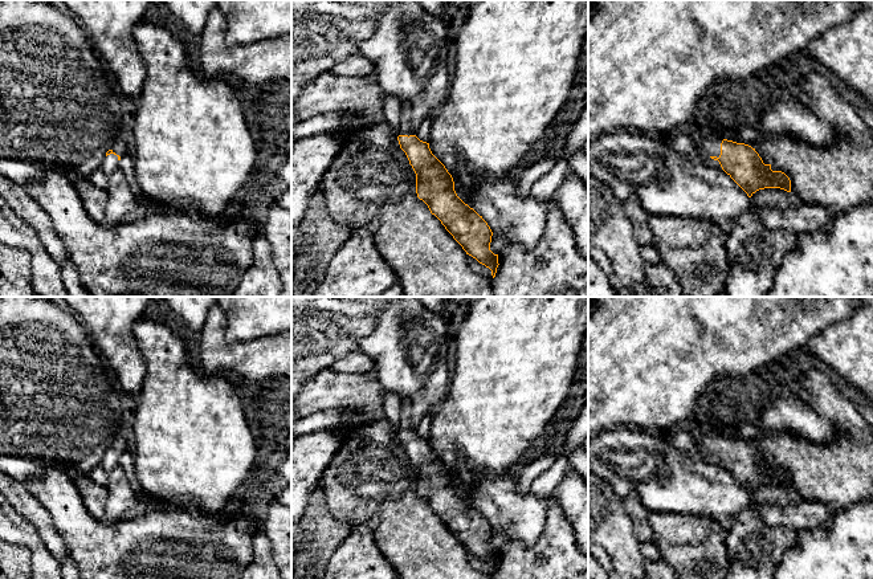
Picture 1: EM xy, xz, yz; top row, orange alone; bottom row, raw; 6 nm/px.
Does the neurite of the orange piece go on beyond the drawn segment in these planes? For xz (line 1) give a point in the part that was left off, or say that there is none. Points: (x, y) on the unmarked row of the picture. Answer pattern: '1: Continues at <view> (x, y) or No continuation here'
1: Continues at xz (406, 425)

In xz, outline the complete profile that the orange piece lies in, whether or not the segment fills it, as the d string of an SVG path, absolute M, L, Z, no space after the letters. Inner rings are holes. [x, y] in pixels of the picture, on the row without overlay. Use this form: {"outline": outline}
{"outline": "M408 399L403 400L403 413L399 427L399 441L405 449L409 461L416 470L416 490L423 497L432 511L435 511L453 535L462 543L466 551L491 567L493 575L498 564L498 551L490 547L493 529L488 519L473 505L465 501L454 488L454 478L445 462L432 450L429 440L420 437L412 431L411 413L407 411Z"}

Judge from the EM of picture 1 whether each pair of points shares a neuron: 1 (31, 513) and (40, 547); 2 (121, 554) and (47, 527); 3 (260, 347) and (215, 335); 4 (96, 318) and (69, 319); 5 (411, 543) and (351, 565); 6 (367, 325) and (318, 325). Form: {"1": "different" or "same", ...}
{"1": "different", "2": "different", "3": "same", "4": "different", "5": "different", "6": "same"}

